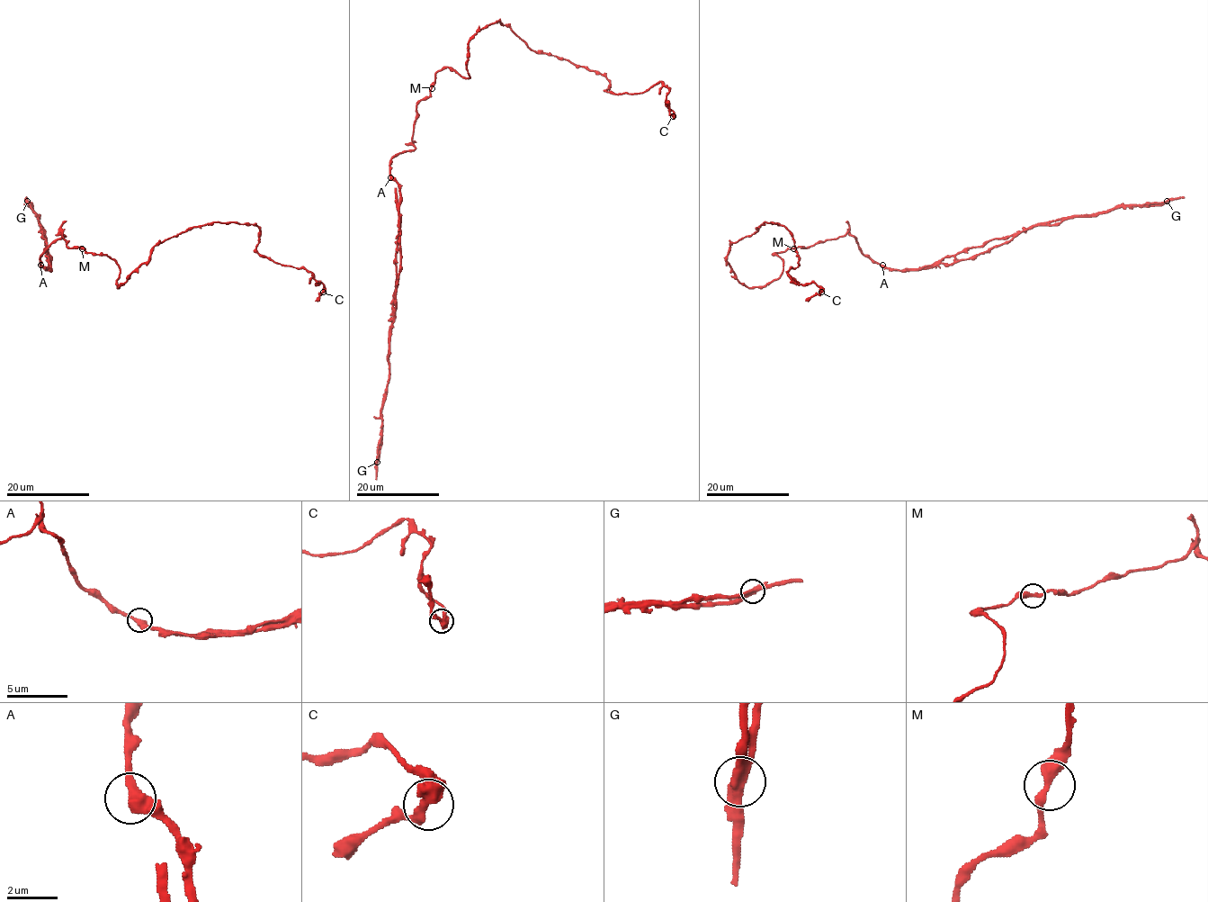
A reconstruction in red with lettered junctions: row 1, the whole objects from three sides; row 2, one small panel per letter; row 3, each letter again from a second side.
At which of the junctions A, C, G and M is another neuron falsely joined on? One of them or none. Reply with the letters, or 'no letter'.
G

